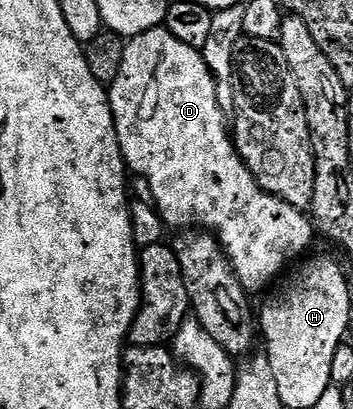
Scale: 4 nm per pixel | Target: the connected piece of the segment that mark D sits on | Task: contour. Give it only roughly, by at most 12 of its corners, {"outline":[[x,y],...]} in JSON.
{"outline":[[129,37],[109,85],[167,229],[217,236],[247,293],[316,240],[259,186],[199,49]]}

